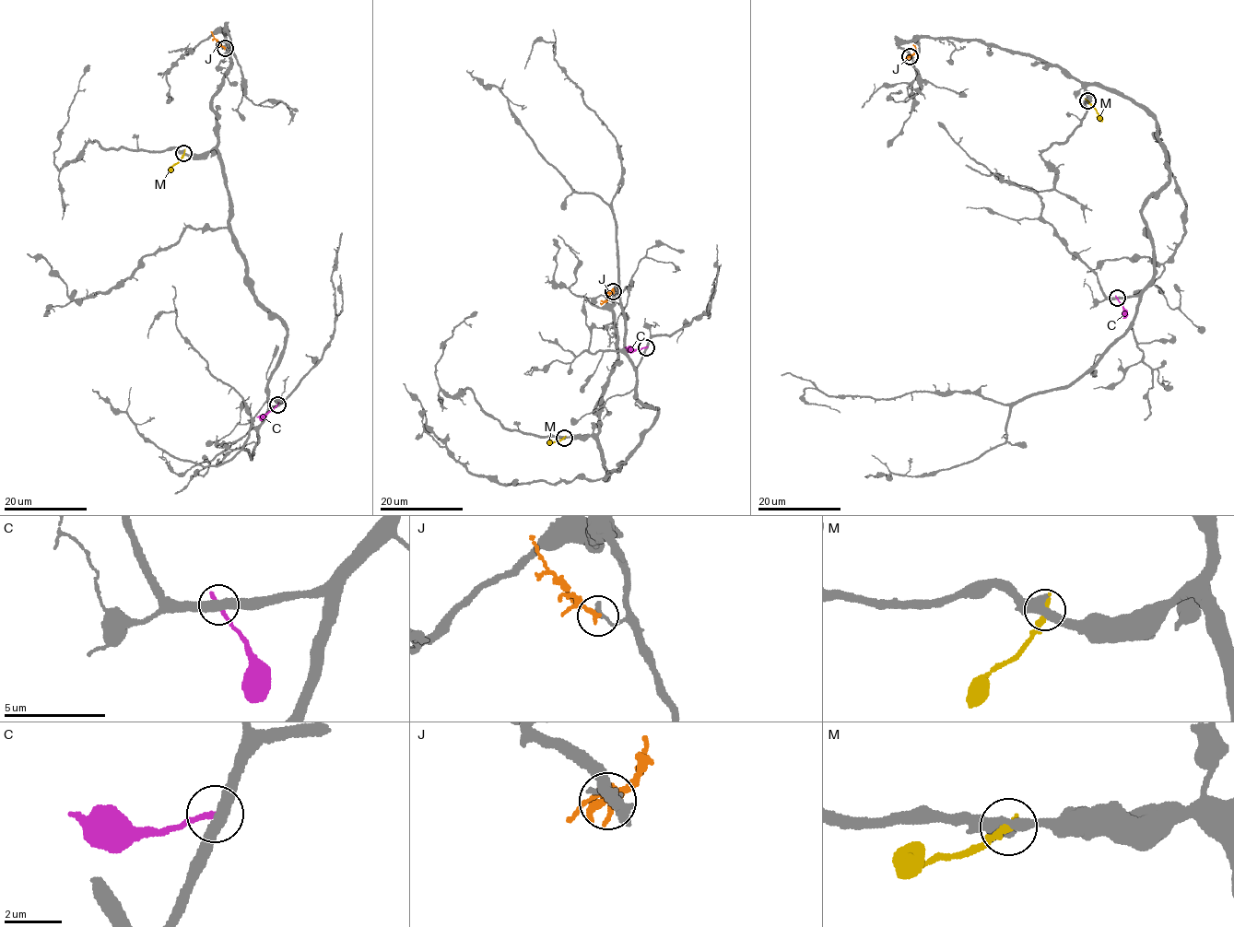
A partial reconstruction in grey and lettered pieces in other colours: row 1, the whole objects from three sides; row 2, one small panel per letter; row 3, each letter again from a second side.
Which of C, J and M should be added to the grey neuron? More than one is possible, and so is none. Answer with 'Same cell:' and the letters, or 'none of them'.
Same cell: none of them

